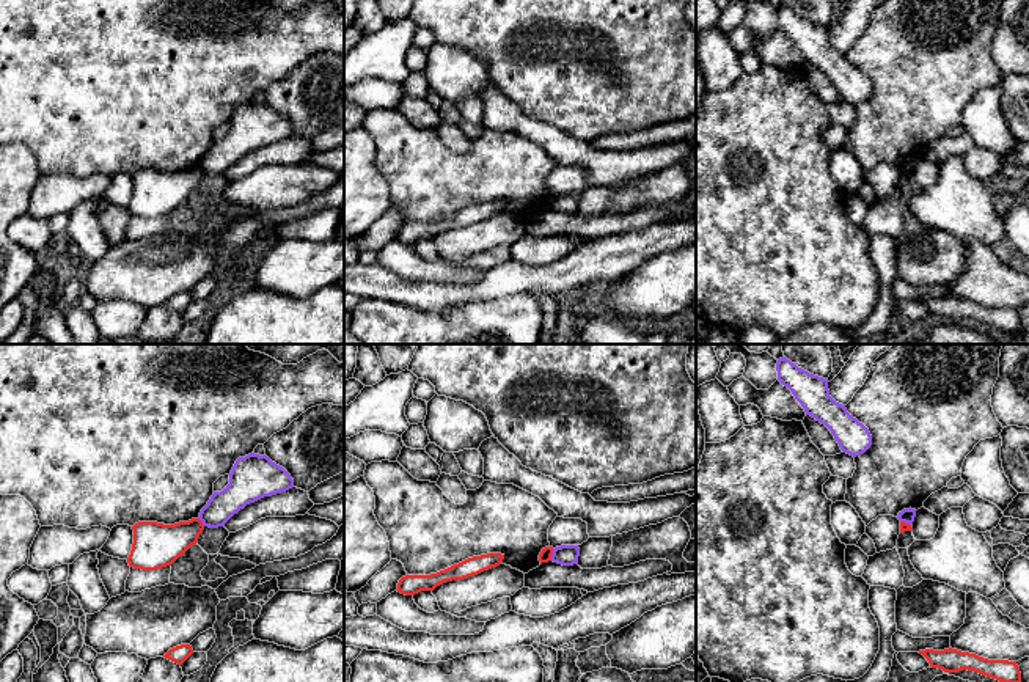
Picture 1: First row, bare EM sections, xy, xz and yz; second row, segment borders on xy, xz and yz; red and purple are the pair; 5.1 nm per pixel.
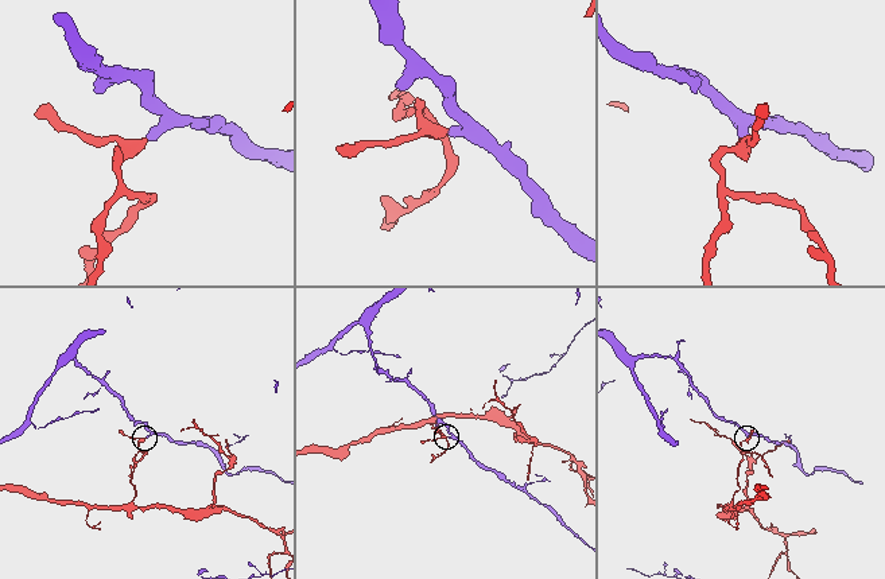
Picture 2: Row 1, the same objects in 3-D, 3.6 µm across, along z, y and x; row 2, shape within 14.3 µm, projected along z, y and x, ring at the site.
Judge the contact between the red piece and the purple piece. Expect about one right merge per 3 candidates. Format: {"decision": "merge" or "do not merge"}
{"decision": "do not merge"}

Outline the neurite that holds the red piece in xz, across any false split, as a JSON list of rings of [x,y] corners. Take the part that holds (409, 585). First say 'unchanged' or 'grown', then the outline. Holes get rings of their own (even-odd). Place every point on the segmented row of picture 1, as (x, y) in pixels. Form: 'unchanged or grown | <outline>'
unchanged | [[[487,553],[487,555],[468,558],[437,574],[405,575],[397,583],[397,592],[405,596],[415,596],[421,591],[434,591],[437,586],[446,581],[463,580],[478,575],[484,570],[489,570],[492,567],[496,567],[503,563],[503,559],[504,555],[501,553]]]

